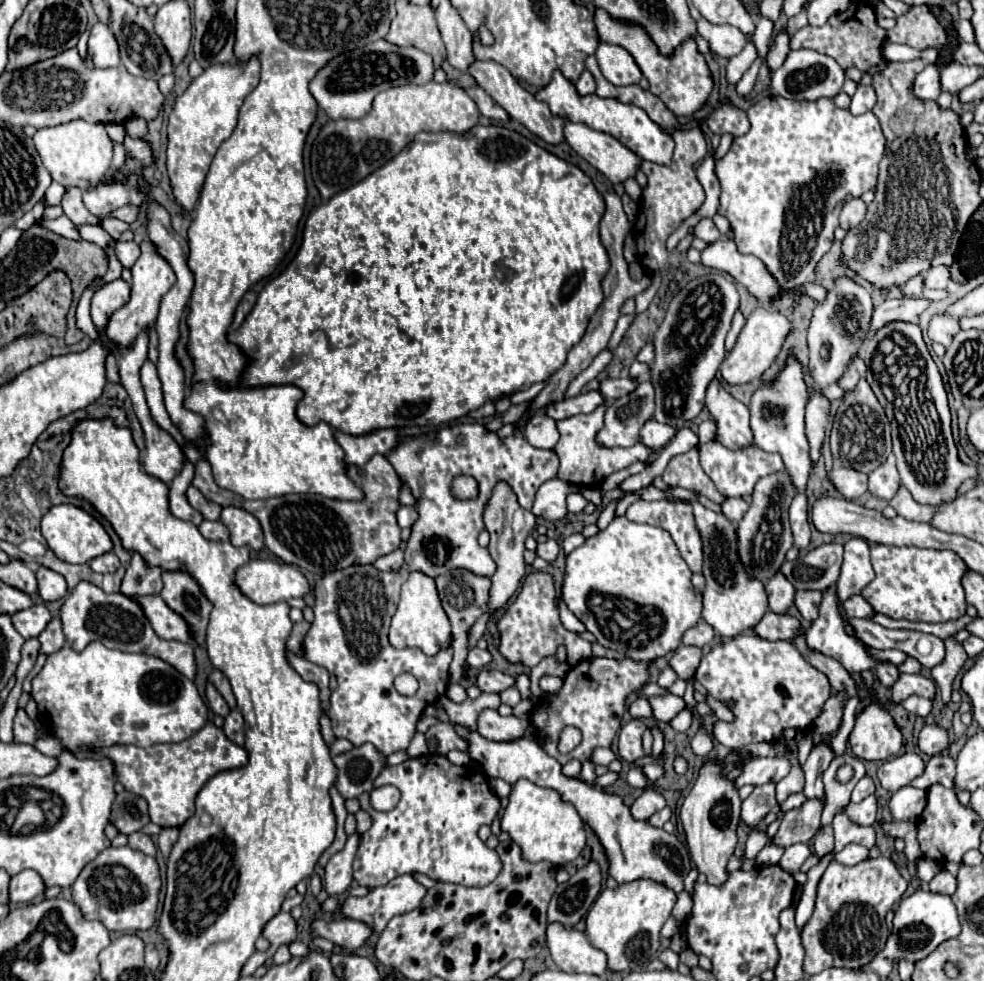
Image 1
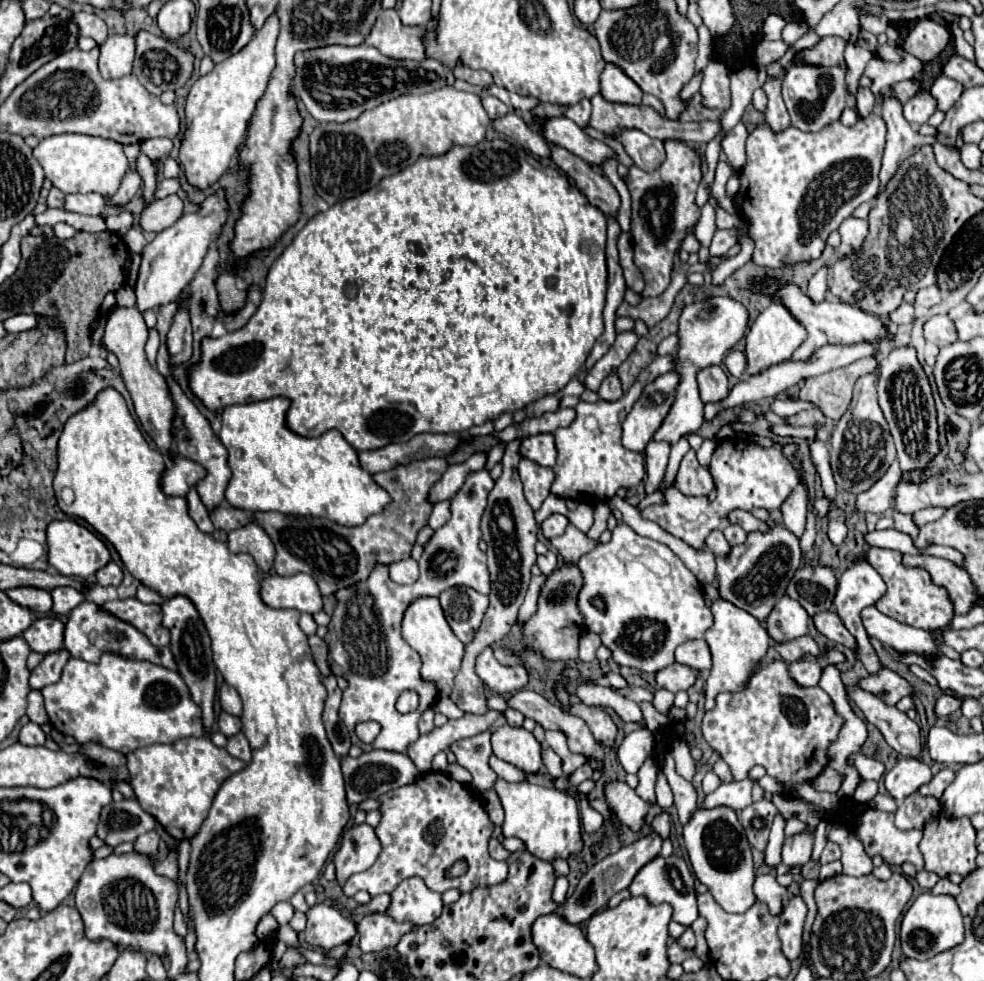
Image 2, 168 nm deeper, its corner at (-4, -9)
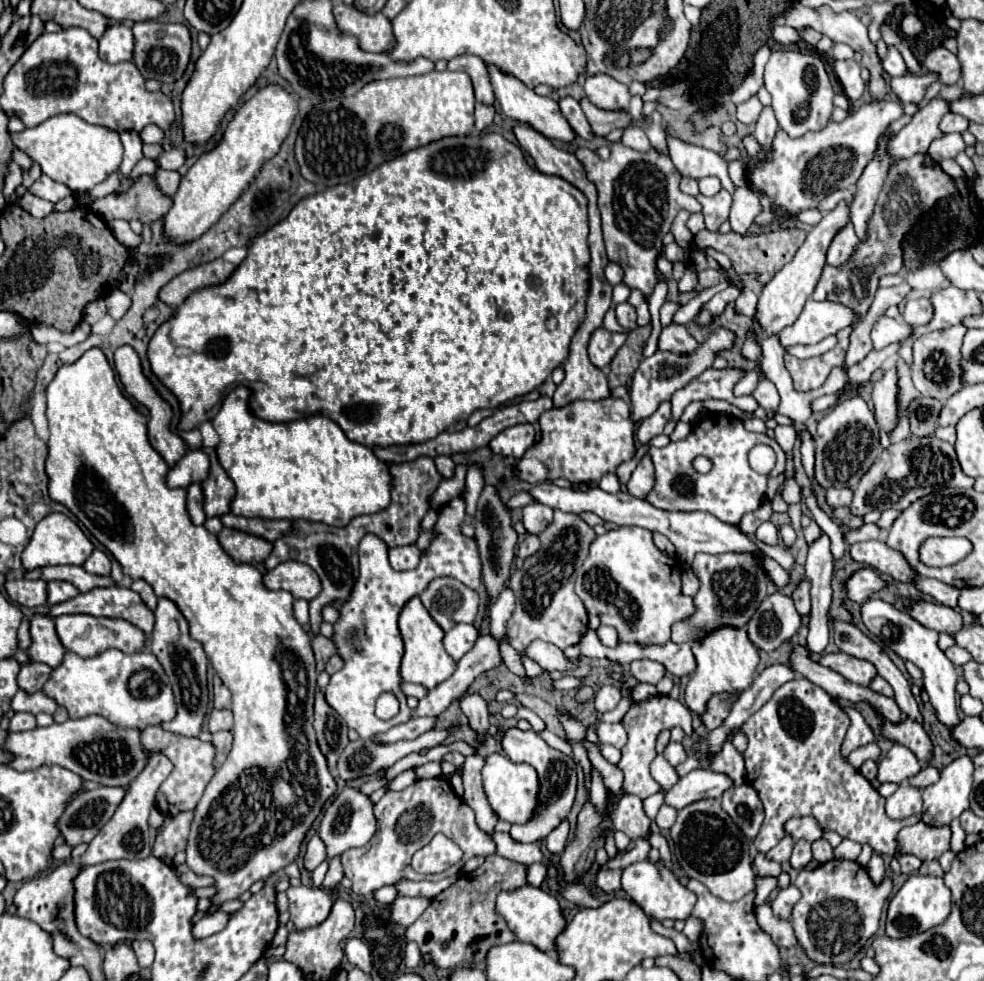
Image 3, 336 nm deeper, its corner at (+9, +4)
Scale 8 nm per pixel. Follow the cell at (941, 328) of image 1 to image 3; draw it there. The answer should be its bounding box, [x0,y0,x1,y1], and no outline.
[904,299,932,325]

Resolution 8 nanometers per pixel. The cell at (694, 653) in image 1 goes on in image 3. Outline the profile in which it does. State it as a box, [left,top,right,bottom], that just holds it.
[630,661,666,685]

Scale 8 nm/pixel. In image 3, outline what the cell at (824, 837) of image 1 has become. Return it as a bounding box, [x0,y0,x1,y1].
[812,839,834,863]

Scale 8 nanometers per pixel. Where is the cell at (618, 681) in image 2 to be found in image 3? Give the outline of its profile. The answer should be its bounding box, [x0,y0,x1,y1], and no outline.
[524,641,578,671]

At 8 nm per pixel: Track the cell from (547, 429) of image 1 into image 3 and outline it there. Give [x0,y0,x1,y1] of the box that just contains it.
[490,423,536,461]

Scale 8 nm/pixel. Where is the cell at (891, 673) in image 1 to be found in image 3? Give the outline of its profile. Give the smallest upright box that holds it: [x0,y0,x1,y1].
[846,567,886,603]

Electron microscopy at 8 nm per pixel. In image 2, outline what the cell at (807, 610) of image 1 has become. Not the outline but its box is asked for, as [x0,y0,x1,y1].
[813,612,857,652]

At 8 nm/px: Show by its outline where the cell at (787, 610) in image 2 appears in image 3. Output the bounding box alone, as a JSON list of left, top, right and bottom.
[746,591,802,651]

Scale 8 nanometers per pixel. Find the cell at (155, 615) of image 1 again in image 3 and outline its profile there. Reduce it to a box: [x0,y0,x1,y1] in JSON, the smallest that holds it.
[50,587,154,635]

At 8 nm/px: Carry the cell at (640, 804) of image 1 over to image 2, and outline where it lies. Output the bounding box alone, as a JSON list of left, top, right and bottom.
[653,812,671,840]

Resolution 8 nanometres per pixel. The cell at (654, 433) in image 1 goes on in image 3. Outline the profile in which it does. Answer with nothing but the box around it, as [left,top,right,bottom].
[628,453,654,499]

